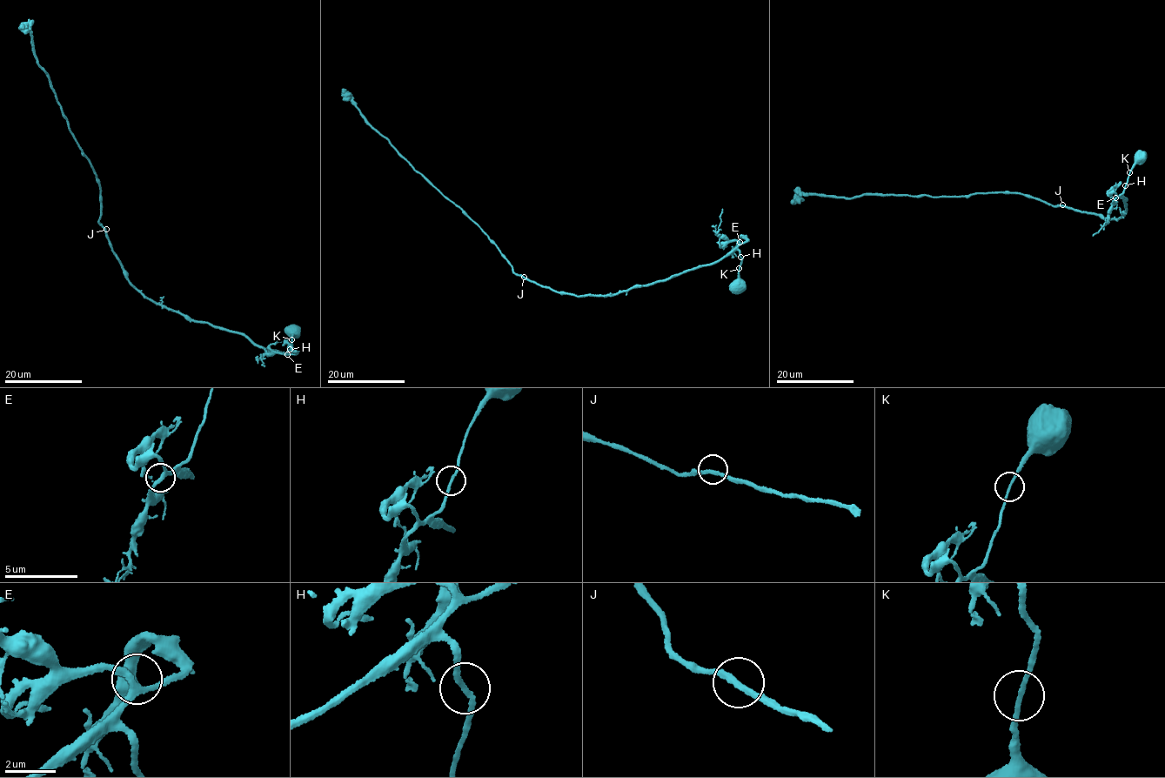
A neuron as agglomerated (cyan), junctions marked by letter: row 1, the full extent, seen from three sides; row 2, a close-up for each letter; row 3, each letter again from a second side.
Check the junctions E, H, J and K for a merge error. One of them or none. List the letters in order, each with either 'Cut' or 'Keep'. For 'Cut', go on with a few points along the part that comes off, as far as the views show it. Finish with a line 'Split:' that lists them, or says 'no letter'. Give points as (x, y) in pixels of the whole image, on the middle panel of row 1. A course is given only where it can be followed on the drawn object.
E: Keep
H: Keep
J: Keep
K: Keep
Split: no letter

